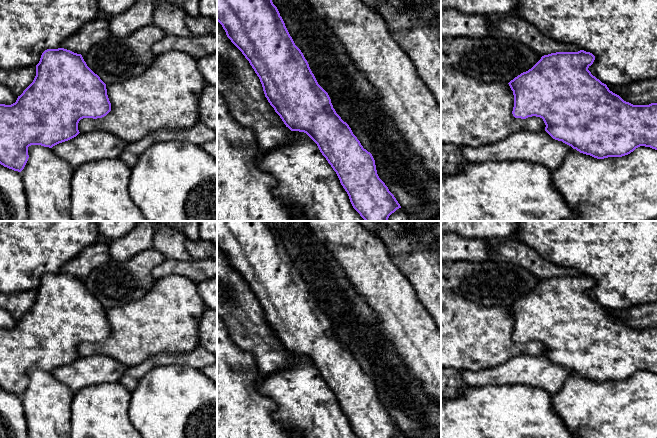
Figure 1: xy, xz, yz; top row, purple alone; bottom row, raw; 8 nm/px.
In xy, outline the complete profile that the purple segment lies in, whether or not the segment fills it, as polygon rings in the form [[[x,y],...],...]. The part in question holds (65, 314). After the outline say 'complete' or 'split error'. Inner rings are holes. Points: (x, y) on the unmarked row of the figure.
[[[64,272],[47,273],[36,289],[33,306],[11,329],[0,328],[0,388],[21,396],[29,382],[28,371],[53,370],[76,361],[80,356],[78,347],[83,342],[102,342],[111,335],[106,308],[86,288],[81,278]]] | complete

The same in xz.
[[[217,221],[217,245],[260,303],[265,321],[286,351],[306,357],[336,396],[359,438],[392,438],[400,428],[379,402],[375,384],[349,349],[336,337],[328,317],[318,308],[295,269],[271,221]]] | complete

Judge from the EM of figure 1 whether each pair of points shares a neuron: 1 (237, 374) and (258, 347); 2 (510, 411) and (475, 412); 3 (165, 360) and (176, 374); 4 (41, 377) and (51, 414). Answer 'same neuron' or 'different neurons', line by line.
1: different neurons
2: same neuron
3: different neurons
4: same neuron

